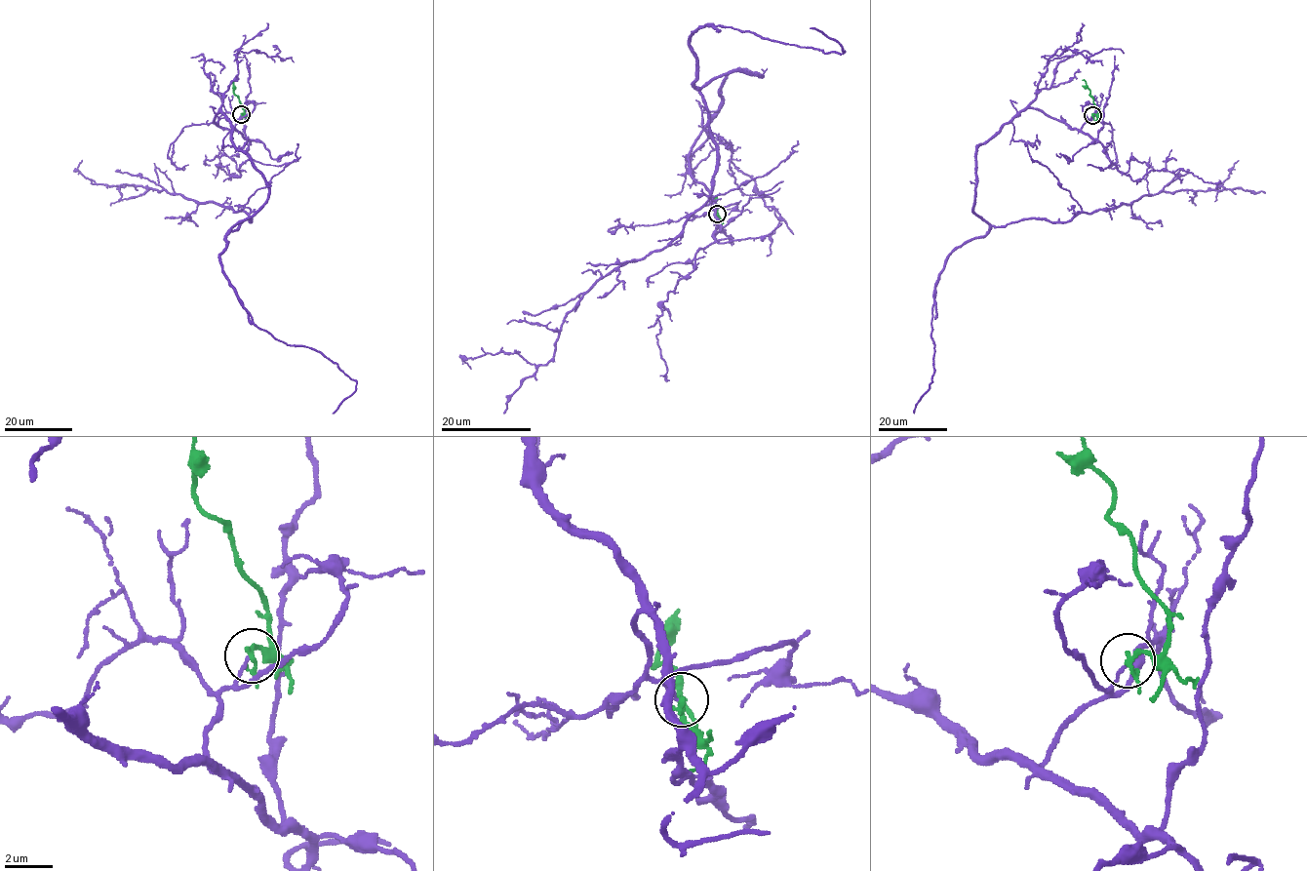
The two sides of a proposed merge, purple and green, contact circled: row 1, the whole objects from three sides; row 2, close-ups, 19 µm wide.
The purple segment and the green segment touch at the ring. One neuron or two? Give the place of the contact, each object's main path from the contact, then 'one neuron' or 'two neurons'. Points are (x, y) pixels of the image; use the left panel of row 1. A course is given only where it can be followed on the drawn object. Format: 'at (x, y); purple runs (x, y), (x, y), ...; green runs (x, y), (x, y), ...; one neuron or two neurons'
at (241, 114); purple runs (241, 114), (235, 130), (213, 120), (225, 116), (268, 199), (235, 230), (244, 212), (96, 183), (82, 160); green runs (242, 114), (243, 106), (233, 93), (234, 81); two neurons

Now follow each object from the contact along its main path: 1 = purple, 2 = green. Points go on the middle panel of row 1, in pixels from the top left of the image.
1: (716, 213), (689, 150), (756, 72), (700, 90), (717, 165), (684, 229), (592, 287), (544, 365), (471, 369)
2: (718, 213), (719, 220), (717, 211), (712, 207), (717, 196)

